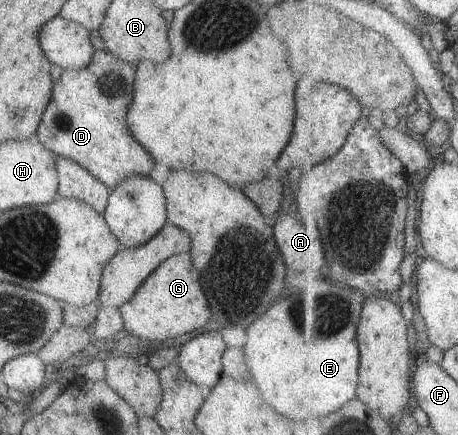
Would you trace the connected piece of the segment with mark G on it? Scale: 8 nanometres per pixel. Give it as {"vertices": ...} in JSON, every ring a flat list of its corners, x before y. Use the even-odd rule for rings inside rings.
{"vertices":[[188,253,164,259,136,289,132,298,118,308,123,330,148,342,162,342,192,330,198,330,210,320,208,301,201,291,199,274]]}

